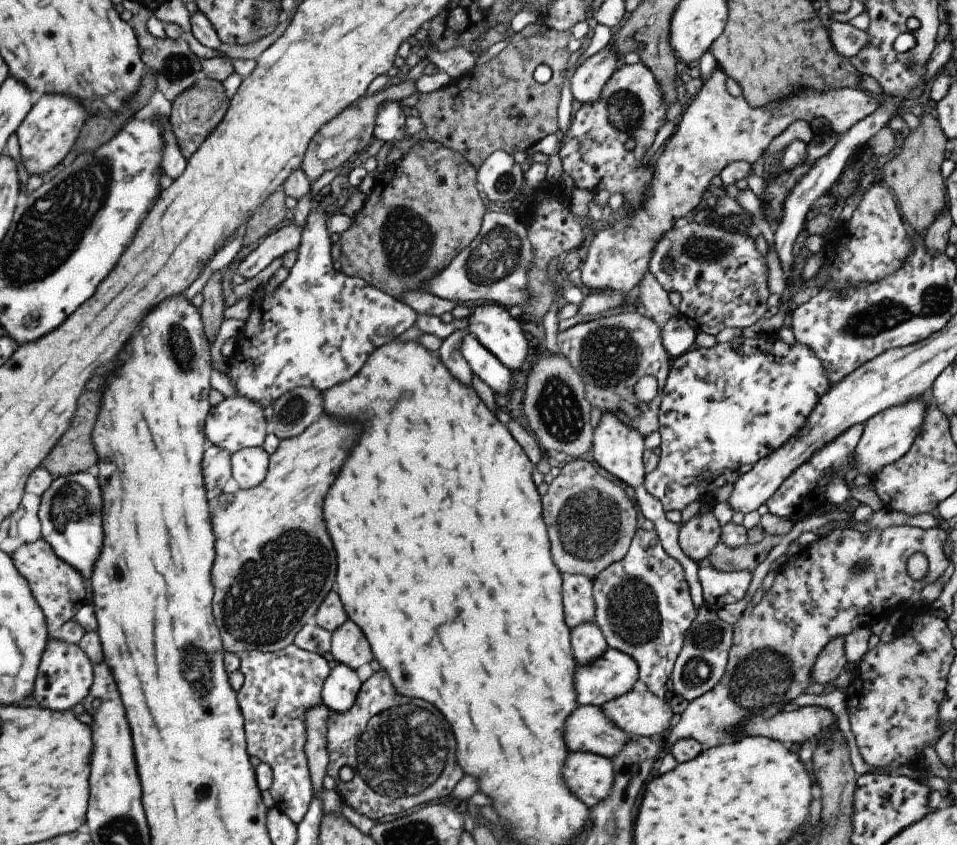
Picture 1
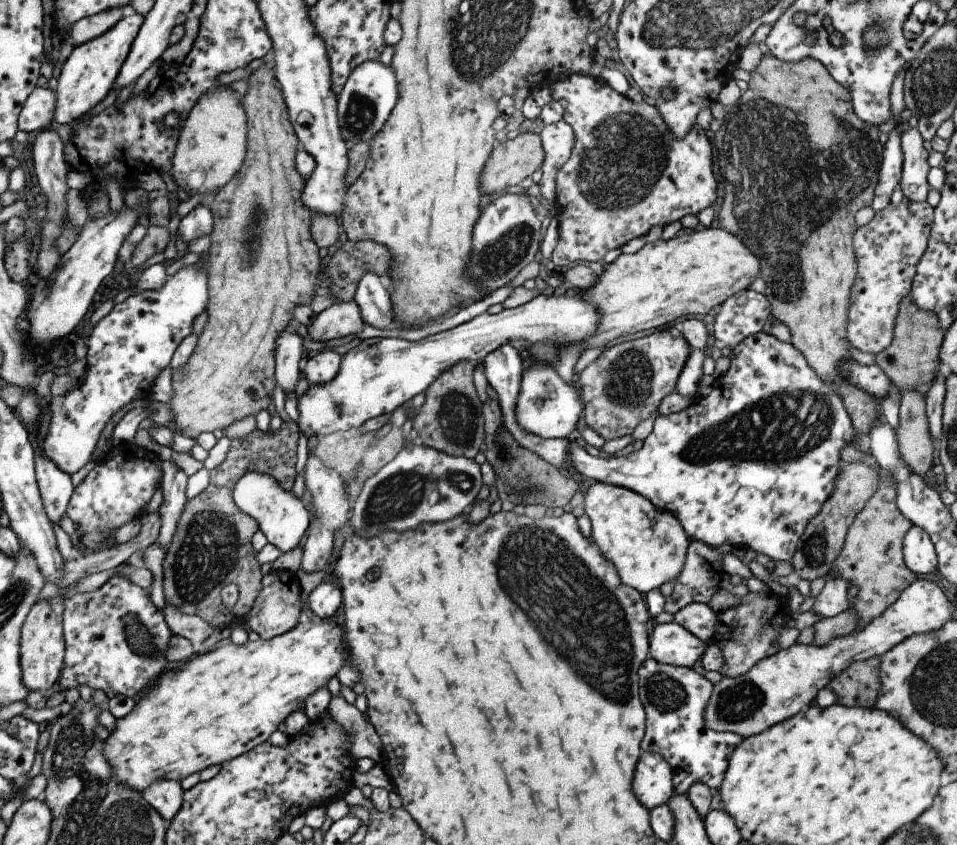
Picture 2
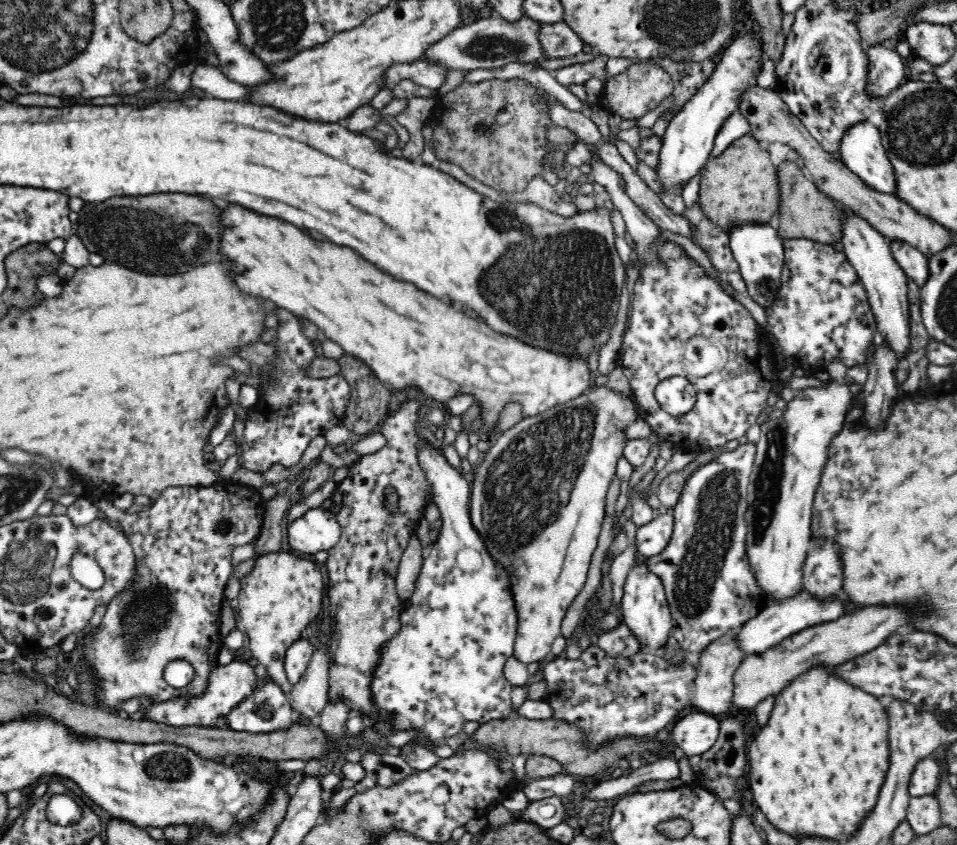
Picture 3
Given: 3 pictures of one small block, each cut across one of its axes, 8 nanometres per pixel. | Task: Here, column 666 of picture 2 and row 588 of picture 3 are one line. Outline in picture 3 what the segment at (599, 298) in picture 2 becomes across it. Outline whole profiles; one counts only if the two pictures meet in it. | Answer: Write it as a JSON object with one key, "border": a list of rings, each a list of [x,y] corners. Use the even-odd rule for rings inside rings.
{"border":[[[281,550],[258,557],[253,569],[240,580],[237,610],[249,638],[251,654],[287,696],[294,685],[288,681],[284,668],[286,651],[322,612],[322,594],[324,578],[320,568],[308,559]]]}

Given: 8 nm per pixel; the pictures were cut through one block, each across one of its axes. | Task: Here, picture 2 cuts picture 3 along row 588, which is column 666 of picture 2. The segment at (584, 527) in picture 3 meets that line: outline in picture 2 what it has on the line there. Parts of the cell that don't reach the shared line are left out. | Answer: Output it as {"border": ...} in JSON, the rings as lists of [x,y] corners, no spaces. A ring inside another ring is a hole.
{"border":[[[596,482],[586,490],[584,508],[591,520],[591,538],[616,567],[625,585],[646,595],[681,573],[691,542],[672,513],[661,511],[633,490],[603,482]]]}

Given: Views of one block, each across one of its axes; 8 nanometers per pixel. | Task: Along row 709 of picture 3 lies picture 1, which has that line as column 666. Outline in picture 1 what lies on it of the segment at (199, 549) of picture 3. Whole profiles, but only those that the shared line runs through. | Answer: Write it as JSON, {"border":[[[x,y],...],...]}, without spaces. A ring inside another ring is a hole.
{"border":[[[643,63],[618,66],[602,88],[600,99],[582,105],[566,134],[560,135],[558,149],[564,172],[572,177],[574,186],[582,190],[622,194],[628,205],[627,216],[632,217],[644,204],[655,174],[655,166],[644,164],[644,158],[667,120],[666,111],[667,103],[659,82]],[[630,138],[636,146],[626,150]]]}

